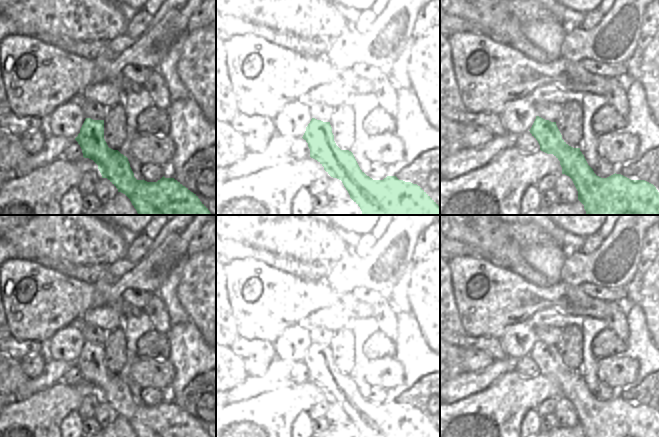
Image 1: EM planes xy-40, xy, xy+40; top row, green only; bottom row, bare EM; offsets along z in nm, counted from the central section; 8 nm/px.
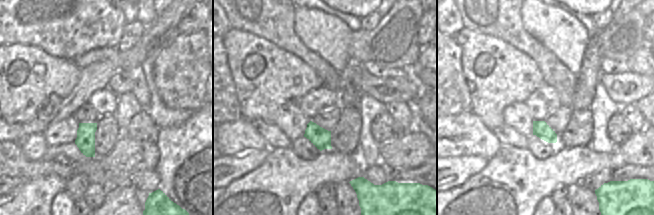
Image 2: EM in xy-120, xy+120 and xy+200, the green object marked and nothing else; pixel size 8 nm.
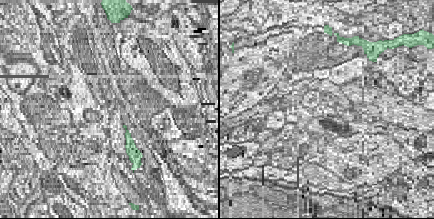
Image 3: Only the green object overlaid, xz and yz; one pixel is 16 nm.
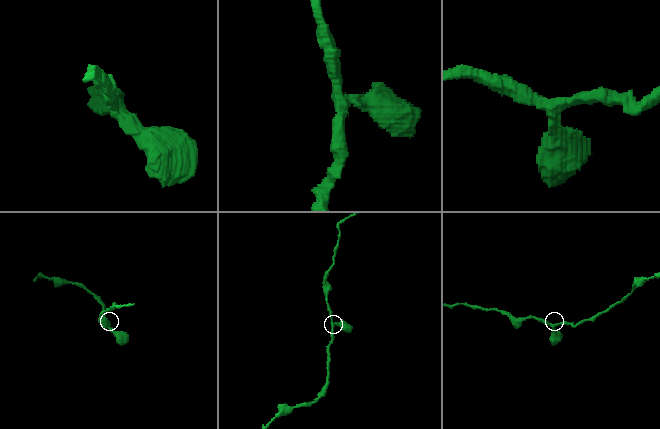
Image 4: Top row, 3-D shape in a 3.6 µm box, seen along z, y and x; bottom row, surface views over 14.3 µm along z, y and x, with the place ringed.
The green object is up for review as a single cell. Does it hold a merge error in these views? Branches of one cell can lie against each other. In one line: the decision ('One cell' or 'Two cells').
One cell.

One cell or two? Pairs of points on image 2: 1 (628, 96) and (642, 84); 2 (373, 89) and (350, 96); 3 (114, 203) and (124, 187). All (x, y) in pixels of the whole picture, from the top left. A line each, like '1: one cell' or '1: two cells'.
1: one cell
2: two cells
3: one cell

